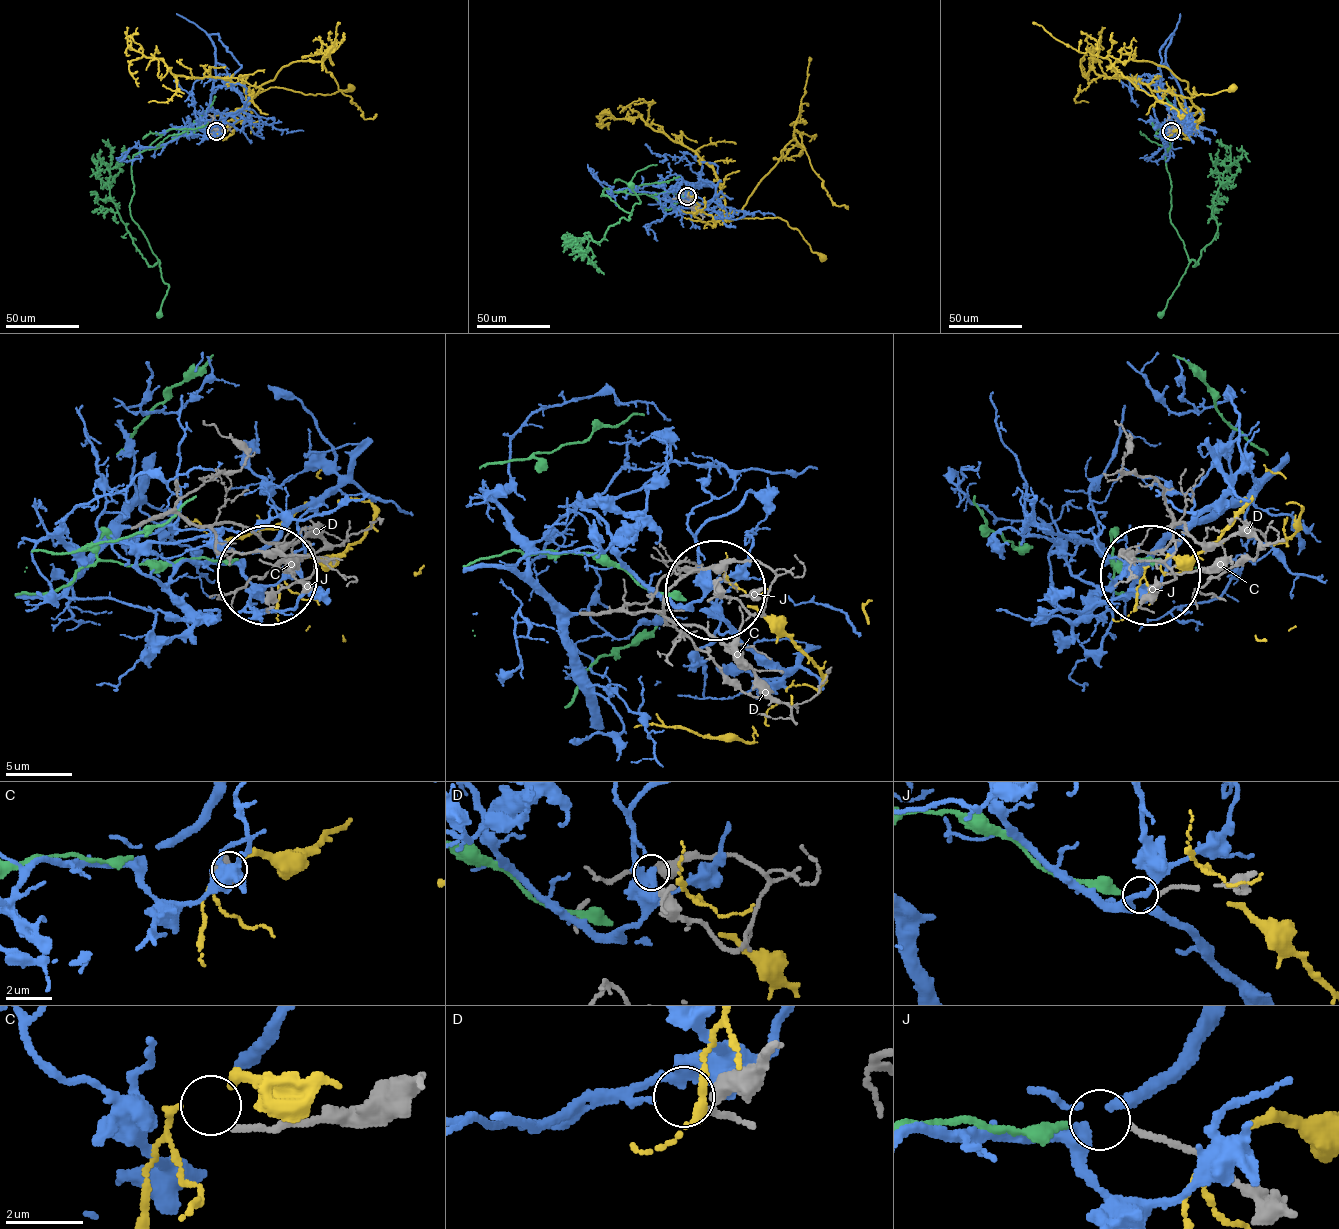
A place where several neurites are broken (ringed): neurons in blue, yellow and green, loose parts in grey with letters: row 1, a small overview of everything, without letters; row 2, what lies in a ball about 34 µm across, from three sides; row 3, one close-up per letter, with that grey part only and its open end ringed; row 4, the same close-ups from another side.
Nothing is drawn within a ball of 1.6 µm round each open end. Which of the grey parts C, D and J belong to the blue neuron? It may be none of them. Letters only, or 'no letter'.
D

